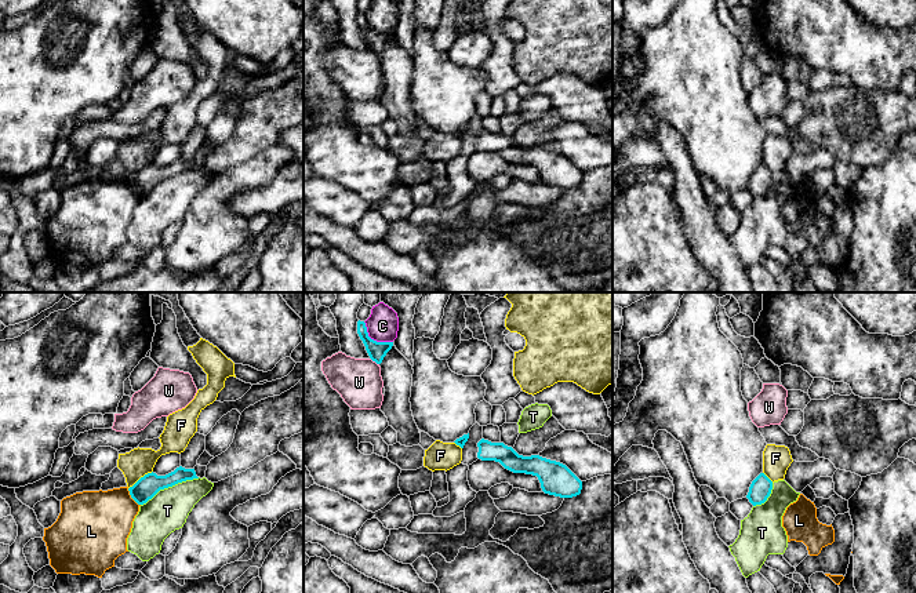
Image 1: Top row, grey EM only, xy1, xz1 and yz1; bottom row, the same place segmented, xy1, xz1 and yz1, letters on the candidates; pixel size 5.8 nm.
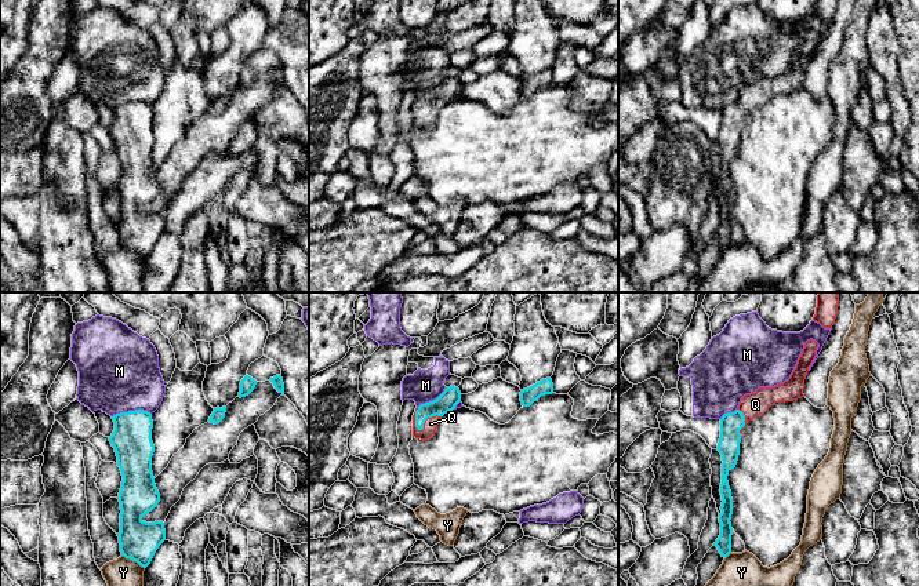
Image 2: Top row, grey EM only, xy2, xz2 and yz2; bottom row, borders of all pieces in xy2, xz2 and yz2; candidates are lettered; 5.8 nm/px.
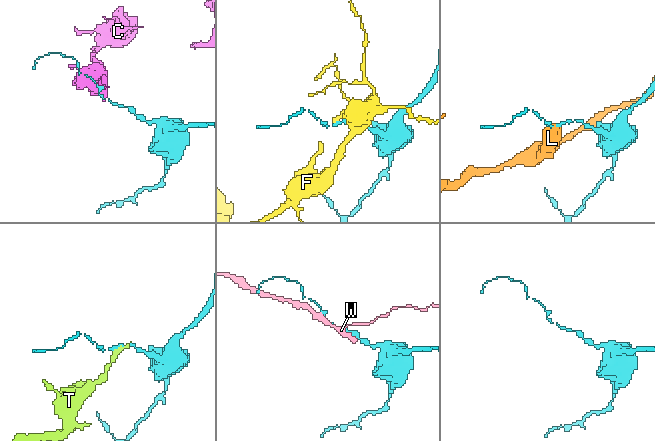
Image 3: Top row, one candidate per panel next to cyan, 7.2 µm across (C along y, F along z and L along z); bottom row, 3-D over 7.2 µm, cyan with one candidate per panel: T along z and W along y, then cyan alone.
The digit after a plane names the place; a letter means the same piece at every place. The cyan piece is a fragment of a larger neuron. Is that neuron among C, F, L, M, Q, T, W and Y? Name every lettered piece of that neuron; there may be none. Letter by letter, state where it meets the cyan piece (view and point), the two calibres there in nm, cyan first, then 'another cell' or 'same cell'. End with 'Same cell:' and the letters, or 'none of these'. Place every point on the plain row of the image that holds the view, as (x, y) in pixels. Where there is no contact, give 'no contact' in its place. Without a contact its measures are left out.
C: xz1 (373, 31) | 110/190 nm | another cell
F: xy1 (141, 168) | 140/160 nm | another cell
L: xy1 (131, 188) | 140/380 nm | another cell
M: xy2 (131, 102) | 240/460 nm | another cell
Q: xz2 (425, 110) | 110/80 nm | same cell
T: xy1 (170, 177) | 140/240 nm | another cell
W: xz1 (374, 51) | 110/260 nm | another cell
Y: xy2 (133, 251) | 220/220 nm | another cell
Same cell: Q

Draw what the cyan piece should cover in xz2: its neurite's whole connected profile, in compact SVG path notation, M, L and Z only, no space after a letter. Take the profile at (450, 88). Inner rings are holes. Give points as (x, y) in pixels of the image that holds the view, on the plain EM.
M450 77L436 91L417 98L413 106L413 128L421 131L432 130L440 109L453 102L460 92L460 80Z

